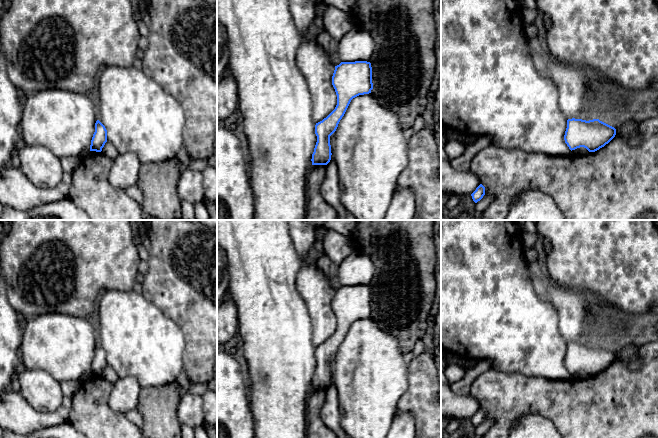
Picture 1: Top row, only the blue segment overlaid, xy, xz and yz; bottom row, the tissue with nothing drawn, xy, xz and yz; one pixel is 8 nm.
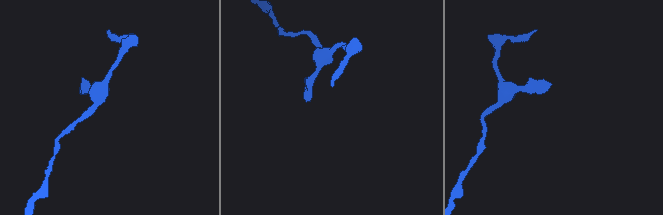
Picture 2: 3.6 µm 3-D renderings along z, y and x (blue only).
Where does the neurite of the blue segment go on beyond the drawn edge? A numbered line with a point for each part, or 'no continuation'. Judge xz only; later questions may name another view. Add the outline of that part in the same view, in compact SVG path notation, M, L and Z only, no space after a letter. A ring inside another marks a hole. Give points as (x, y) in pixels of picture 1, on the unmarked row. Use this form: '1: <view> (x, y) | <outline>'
no continuation

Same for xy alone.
no continuation

